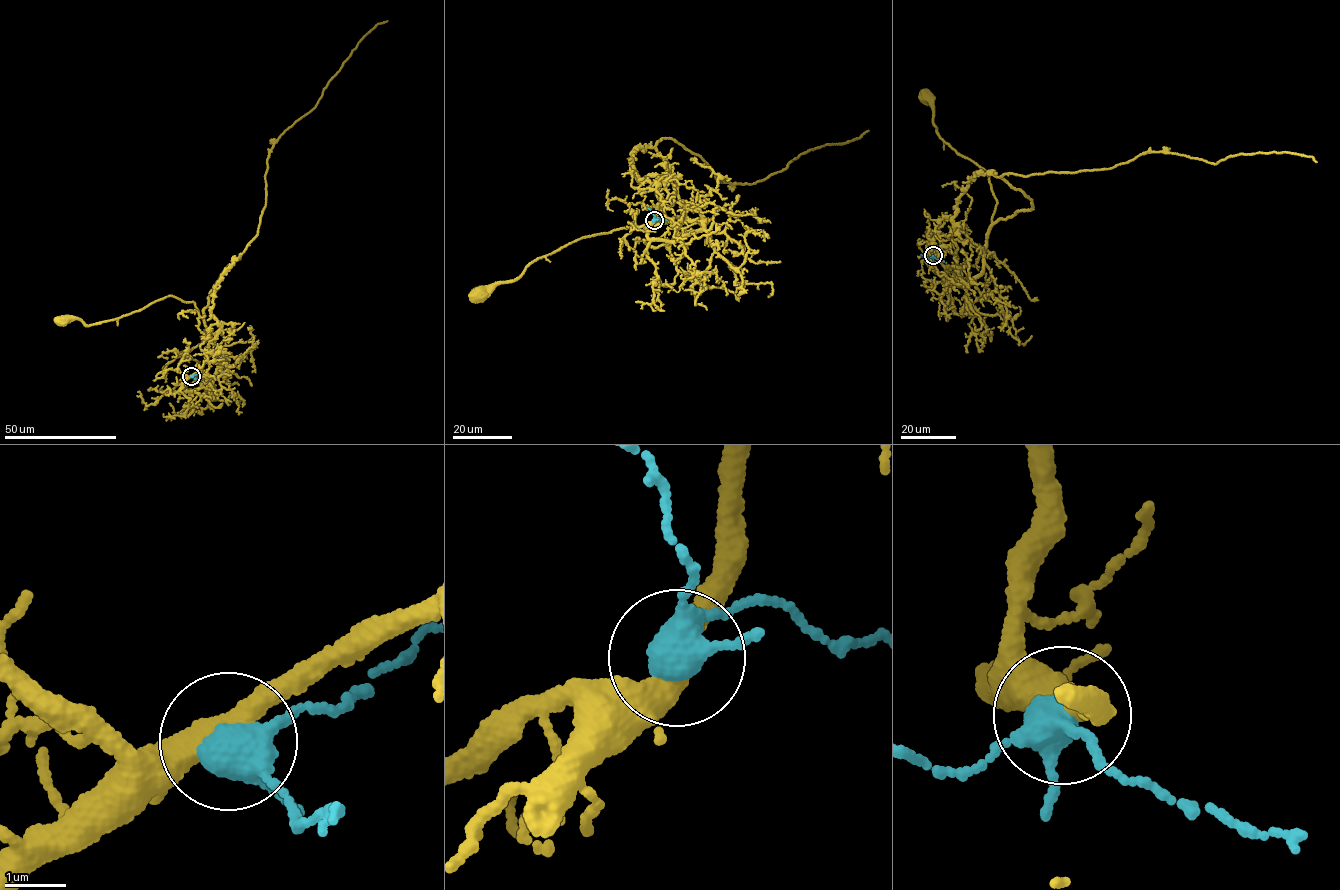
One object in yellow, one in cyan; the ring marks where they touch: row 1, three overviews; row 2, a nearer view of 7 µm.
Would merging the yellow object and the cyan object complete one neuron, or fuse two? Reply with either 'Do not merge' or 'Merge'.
Merge

